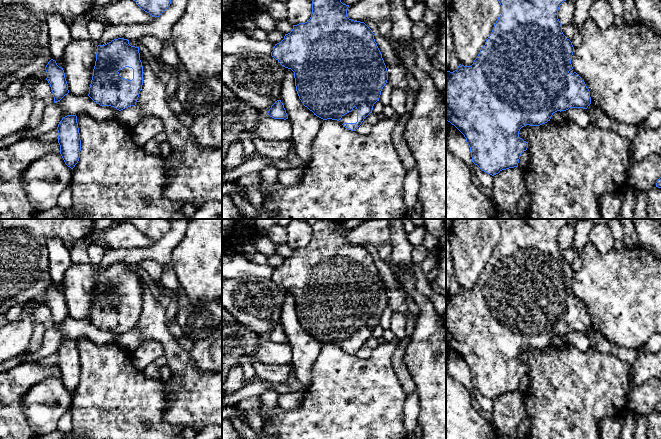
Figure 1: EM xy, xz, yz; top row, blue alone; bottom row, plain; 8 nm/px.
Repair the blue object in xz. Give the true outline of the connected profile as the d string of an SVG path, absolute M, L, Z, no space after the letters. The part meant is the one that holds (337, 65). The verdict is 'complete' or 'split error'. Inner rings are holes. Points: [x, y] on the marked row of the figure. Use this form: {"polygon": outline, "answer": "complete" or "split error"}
{"polygon": "M313 0L310 19L305 23L293 25L292 31L275 44L271 56L294 72L299 99L314 115L323 120L337 120L348 130L356 131L372 113L374 104L379 101L388 80L388 71L375 42L375 34L364 22L349 19L348 7L349 5L343 4L341 0Z", "answer": "split error"}

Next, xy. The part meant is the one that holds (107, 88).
{"polygon": "M124 38L97 46L88 94L94 102L121 111L136 105L142 85L139 47L131 46Z", "answer": "split error"}

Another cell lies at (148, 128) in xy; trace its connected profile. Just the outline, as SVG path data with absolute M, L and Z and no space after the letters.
M147 117L142 119L132 131L134 143L143 147L148 141L164 131L163 122L158 117Z

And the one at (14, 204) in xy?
M24 138L0 148L0 219L32 219L41 212L30 203L21 175L32 162L59 153L58 141L45 143L40 138Z

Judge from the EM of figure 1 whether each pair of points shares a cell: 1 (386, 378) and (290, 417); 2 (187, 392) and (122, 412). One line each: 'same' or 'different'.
1: same
2: different

